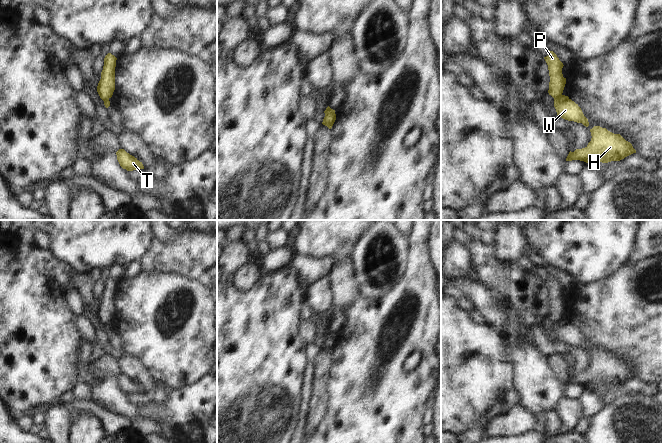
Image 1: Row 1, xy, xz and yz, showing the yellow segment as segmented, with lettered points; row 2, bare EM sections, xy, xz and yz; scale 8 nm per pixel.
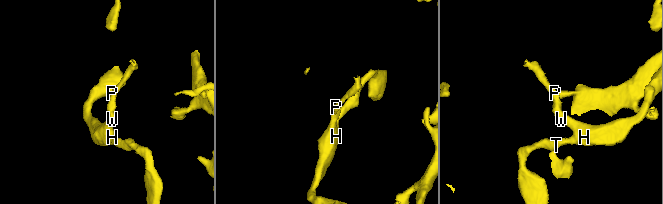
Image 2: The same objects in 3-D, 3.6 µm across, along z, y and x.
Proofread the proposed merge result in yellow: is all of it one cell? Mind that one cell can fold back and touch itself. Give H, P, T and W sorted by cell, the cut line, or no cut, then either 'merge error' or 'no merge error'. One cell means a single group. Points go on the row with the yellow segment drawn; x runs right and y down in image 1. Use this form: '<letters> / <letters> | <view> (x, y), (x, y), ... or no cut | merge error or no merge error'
H T W / P | yz (562, 95), (554, 99) | merge error

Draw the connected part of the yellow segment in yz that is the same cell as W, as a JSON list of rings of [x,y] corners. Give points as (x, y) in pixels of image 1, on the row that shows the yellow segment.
[[[562,95],[558,99],[554,99],[554,107],[557,115],[565,120],[582,123],[588,127],[588,119],[584,116],[581,108],[572,101],[568,96]]]

